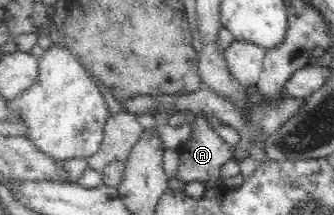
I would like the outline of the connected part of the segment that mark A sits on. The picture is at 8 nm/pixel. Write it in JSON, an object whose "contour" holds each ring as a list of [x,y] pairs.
{"contour":[[[198,114],[191,124],[189,139],[177,148],[180,158],[175,177],[183,183],[219,179],[223,164],[233,159],[232,147],[211,128],[207,117]]]}

